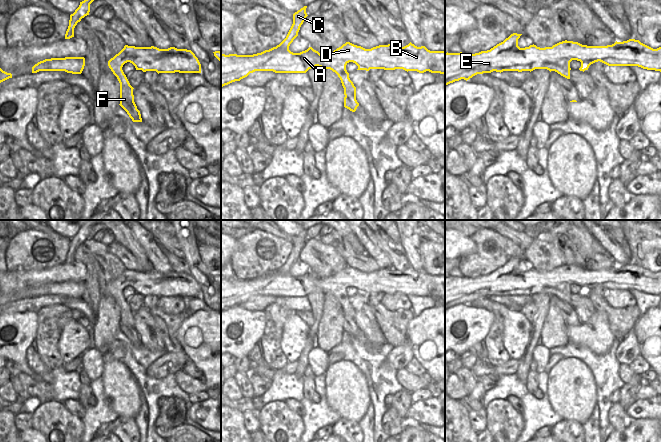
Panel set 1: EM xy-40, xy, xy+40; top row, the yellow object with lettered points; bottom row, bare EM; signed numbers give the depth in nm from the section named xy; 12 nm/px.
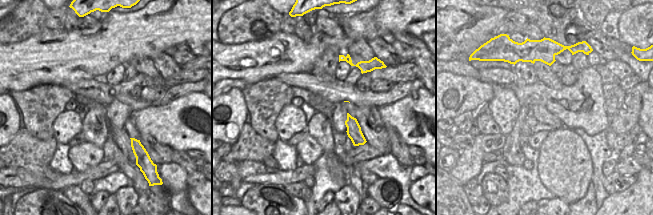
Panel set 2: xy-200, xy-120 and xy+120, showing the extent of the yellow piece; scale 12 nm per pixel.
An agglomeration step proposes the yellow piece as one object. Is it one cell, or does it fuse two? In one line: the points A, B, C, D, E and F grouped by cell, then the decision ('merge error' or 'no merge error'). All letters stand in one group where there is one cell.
groups A B C D E F; no merge error

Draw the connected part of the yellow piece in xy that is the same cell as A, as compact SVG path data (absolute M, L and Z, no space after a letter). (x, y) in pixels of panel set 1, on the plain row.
M304 230L293 238L293 248L286 262L276 271L253 279L221 278L221 311L240 305L255 295L306 297L318 290L338 299L344 312L344 331L355 336L359 327L356 324L356 311L346 294L349 286L355 287L357 294L403 293L407 296L445 298L445 275L430 275L425 270L417 271L411 266L404 271L391 266L371 273L346 266L327 278L320 278L312 271L293 277L289 270L298 260L300 251L308 240L306 232Z

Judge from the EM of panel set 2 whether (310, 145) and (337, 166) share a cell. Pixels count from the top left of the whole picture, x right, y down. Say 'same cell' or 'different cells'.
different cells

